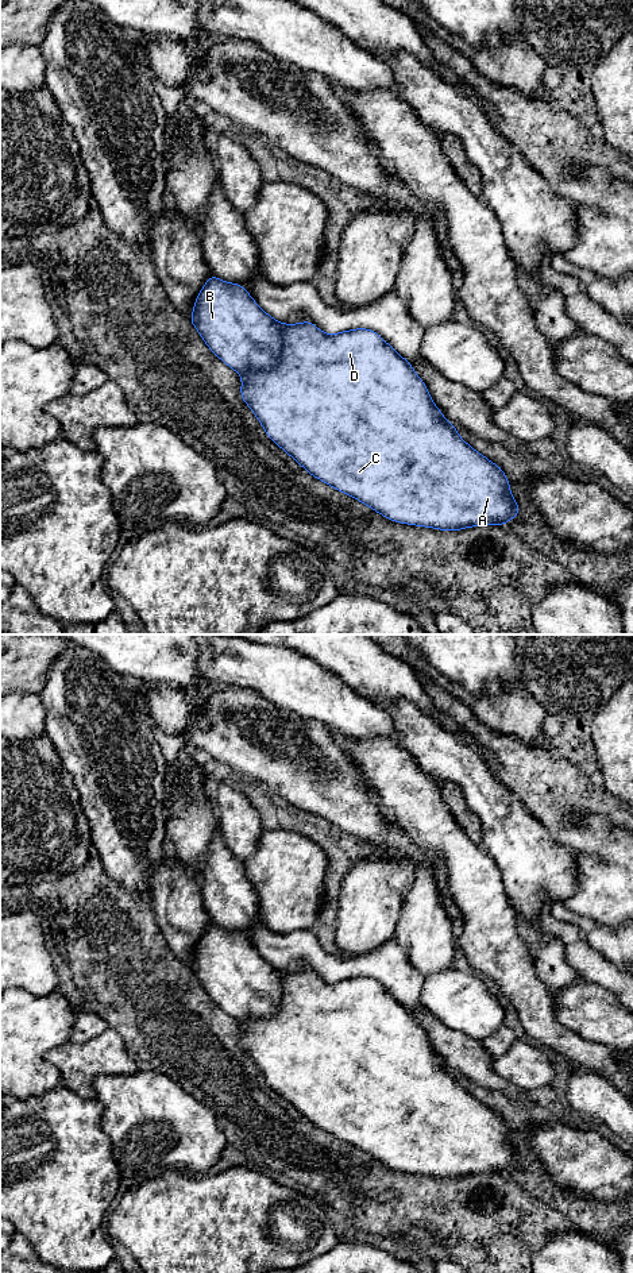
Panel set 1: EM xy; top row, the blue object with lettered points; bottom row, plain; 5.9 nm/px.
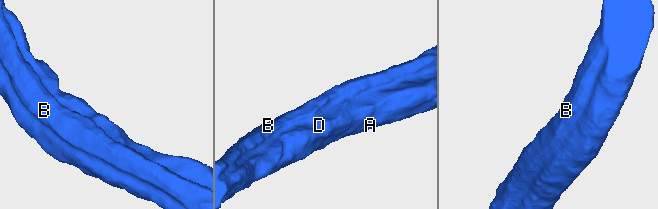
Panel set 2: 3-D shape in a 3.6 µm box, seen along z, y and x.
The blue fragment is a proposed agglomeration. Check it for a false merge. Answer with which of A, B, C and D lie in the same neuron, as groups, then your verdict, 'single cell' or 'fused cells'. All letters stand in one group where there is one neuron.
A B C D; single cell

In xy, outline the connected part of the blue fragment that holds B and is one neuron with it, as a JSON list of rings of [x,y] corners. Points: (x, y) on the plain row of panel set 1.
[[[211,923],[189,969],[209,998],[242,1023],[240,1045],[266,1083],[312,1125],[354,1145],[383,1165],[440,1179],[506,1173],[520,1162],[503,1118],[476,1100],[433,1052],[426,1033],[375,979],[356,976],[327,983],[312,969],[278,971],[263,960],[240,931]]]

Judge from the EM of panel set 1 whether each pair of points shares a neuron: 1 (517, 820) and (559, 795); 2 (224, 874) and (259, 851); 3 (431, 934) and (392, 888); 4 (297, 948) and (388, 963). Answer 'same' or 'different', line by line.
1: different
2: different
3: same
4: same

